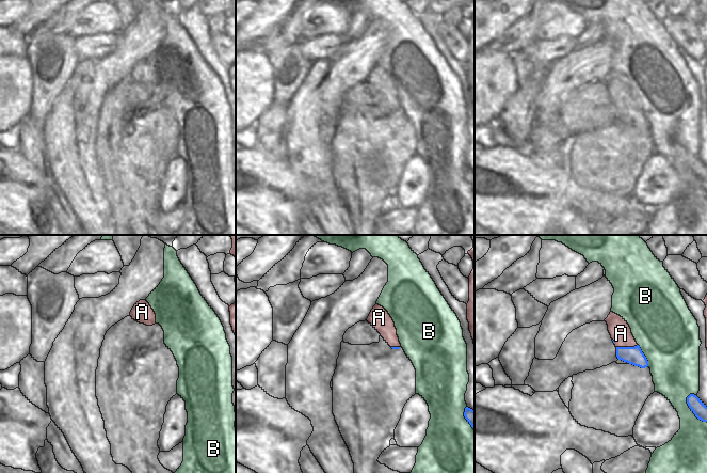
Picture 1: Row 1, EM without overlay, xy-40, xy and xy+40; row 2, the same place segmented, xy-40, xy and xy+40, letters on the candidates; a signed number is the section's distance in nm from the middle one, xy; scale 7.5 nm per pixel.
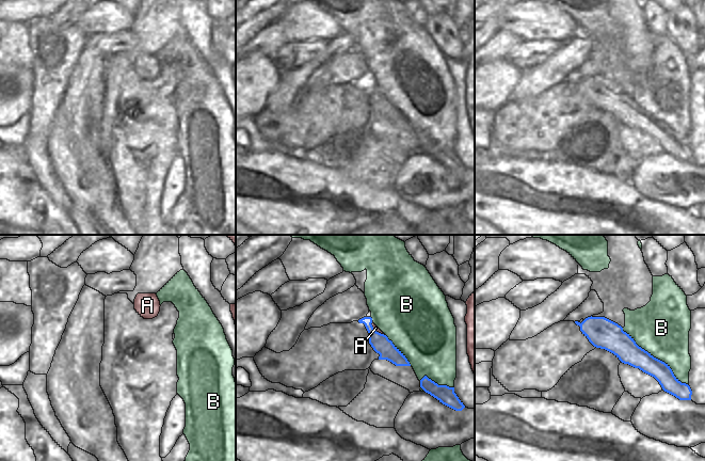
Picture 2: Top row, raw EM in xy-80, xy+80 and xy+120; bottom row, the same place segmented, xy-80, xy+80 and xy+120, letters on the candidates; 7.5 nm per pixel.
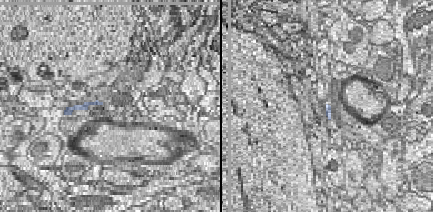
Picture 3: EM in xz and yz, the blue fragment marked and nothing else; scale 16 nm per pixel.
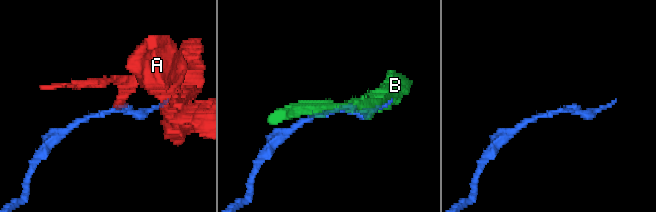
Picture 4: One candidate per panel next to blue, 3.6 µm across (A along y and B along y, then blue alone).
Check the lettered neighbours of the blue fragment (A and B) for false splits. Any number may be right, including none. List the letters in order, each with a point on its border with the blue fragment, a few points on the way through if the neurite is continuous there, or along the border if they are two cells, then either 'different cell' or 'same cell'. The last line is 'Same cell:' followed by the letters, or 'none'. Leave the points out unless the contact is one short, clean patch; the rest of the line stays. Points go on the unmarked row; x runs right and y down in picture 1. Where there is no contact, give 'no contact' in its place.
A: meets blue in xy+40 at (626, 108); border along xy+40 (637, 105), (633, 107), (616, 108); different cell
B: meets blue in xy+40 at (691, 171); different cell
Same cell: none

